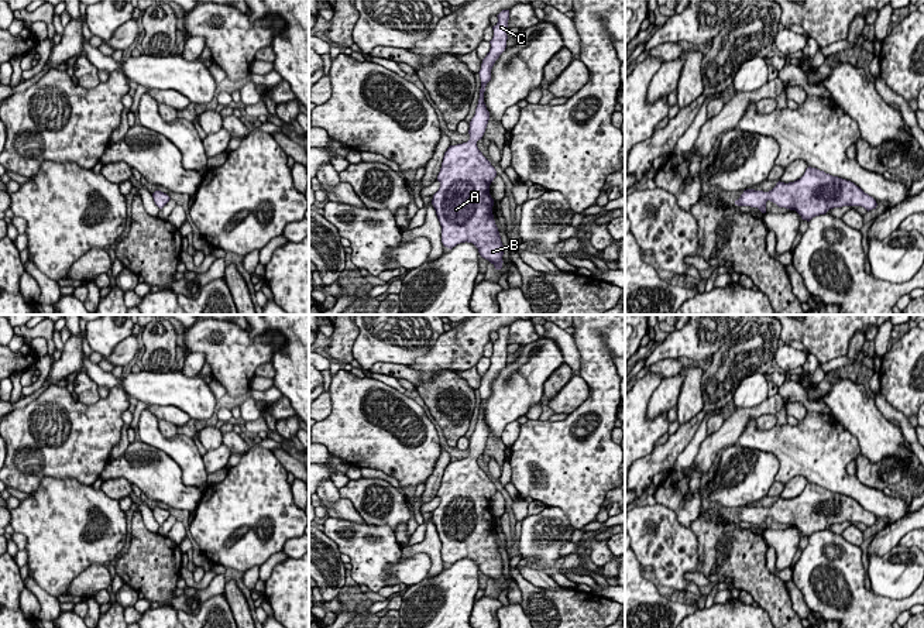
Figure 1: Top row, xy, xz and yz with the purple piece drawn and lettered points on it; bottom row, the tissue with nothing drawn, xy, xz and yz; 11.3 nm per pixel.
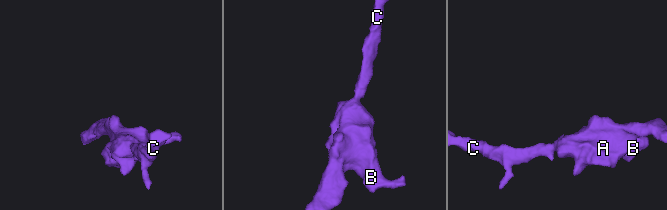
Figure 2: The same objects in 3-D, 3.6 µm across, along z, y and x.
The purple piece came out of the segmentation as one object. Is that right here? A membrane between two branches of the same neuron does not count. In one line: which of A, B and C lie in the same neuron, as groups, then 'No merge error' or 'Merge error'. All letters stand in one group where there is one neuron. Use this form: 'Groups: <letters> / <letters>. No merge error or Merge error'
Groups: A B C. No merge error

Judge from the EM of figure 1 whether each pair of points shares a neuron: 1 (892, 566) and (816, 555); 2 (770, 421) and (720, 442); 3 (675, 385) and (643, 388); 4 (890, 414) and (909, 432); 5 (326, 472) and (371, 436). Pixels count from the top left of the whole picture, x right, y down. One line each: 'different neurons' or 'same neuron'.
1: different neurons
2: different neurons
3: different neurons
4: same neuron
5: different neurons

